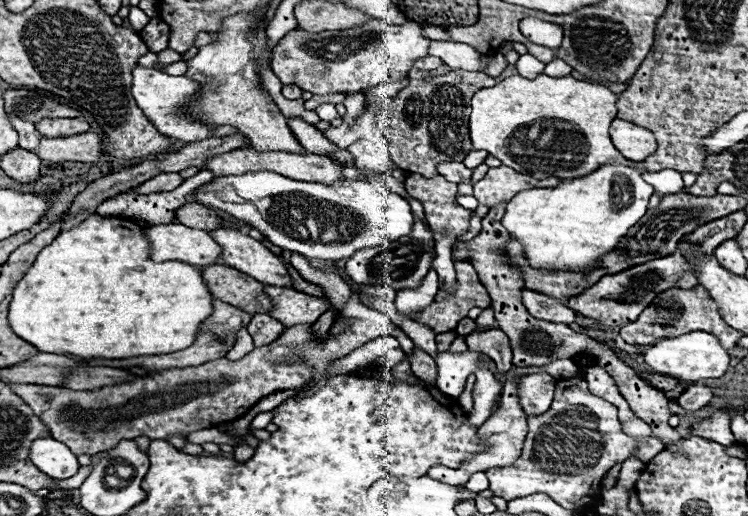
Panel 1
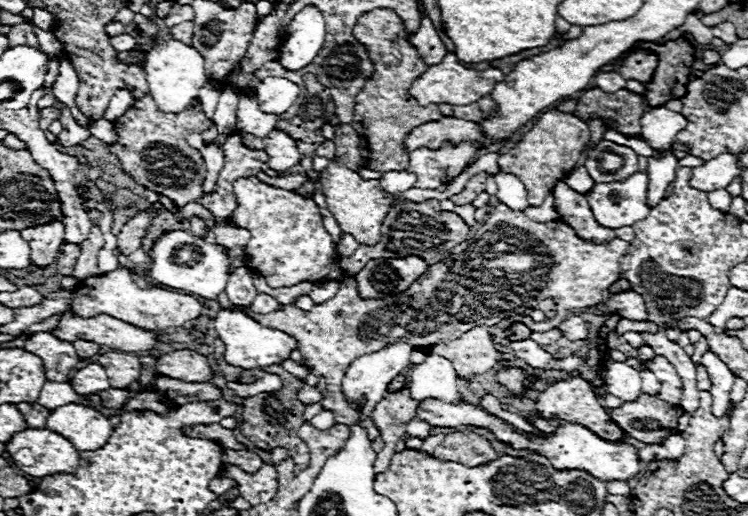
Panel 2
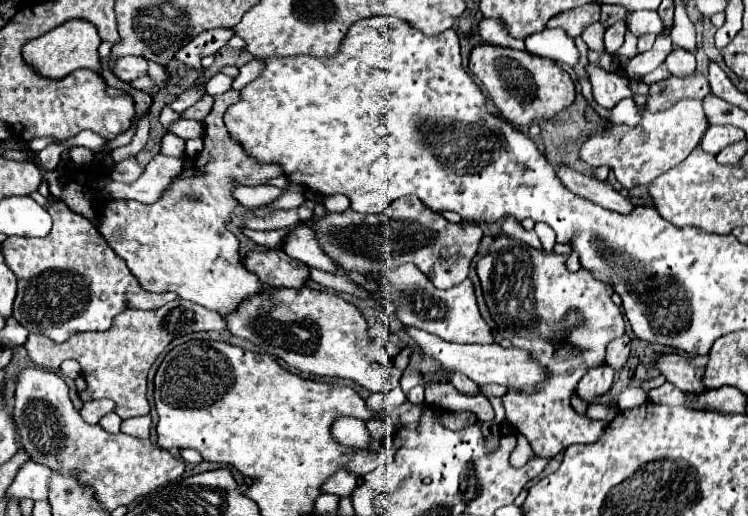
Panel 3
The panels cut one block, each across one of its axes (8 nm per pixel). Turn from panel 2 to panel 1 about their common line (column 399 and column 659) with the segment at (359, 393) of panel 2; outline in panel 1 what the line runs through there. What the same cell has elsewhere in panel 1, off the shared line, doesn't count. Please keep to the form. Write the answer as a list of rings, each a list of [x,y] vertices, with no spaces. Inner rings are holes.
[[[688,332],[678,338],[666,338],[658,344],[654,344],[646,352],[646,364],[652,374],[672,376],[672,378],[678,378],[680,382],[686,382],[686,384],[706,380],[706,378],[720,378],[726,372],[728,362],[730,362],[728,352],[708,332]]]

